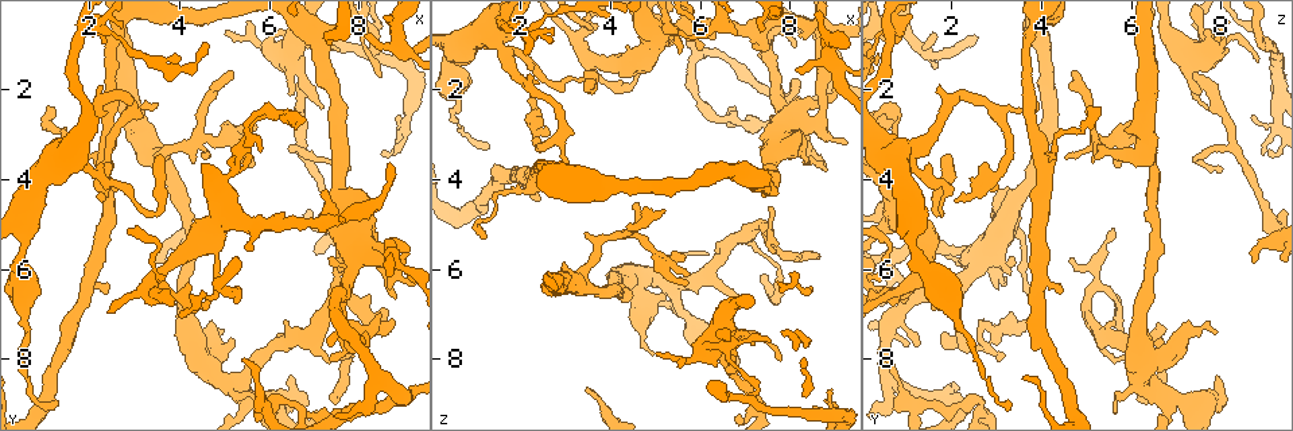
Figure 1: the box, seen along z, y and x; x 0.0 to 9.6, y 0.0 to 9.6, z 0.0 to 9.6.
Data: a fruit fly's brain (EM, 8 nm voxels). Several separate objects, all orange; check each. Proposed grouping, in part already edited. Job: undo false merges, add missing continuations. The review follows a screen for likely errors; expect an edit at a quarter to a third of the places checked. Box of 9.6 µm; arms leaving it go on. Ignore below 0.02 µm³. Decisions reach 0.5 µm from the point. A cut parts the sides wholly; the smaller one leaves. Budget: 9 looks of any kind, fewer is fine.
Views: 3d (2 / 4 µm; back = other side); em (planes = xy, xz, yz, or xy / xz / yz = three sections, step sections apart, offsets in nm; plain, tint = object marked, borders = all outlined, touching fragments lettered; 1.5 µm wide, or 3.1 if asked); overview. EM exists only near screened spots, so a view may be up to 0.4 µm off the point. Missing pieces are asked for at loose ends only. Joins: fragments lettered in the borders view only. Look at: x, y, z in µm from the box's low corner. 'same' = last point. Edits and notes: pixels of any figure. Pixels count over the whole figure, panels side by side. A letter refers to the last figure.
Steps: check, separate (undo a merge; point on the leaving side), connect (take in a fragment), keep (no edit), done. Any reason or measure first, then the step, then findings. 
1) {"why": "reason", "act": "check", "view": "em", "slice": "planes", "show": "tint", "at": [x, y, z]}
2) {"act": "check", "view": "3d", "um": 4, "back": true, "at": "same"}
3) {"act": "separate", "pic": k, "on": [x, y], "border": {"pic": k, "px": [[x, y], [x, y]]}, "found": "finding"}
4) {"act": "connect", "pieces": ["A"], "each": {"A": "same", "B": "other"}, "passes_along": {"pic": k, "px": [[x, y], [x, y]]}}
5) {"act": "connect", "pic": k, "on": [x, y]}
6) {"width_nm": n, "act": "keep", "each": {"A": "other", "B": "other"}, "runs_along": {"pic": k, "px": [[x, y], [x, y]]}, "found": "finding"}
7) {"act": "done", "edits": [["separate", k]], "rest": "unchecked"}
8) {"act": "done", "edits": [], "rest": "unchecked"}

{"why": "an open end", "act": "check", "view": "3d", "um": 2, "at": [2.25, 4.55, 2.05]}

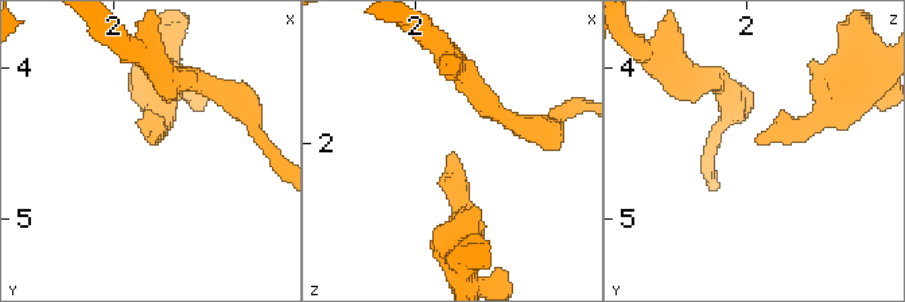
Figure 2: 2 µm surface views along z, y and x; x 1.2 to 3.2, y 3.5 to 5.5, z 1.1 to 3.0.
{"act": "check", "view": "em", "slice": "xy", "step": 8, "show": "borders", "at": [2.24, 4.48, 2.10]}

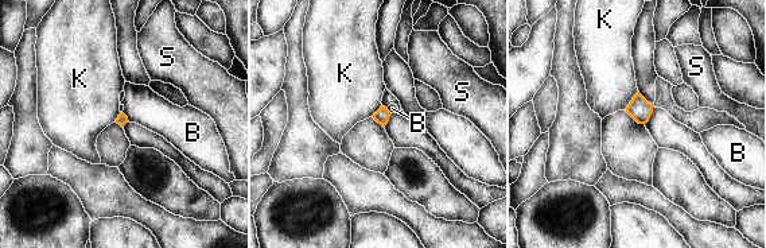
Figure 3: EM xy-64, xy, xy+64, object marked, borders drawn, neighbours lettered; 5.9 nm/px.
{"act": "keep", "each": {"B": "other", "K": "other", "S": "other"}, "border": {"pic": 3, "px": [[638, 92], [625, 109]]}, "found": "none of them fits"}

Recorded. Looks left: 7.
{"why": "arms run side by side", "act": "check", "view": "3d", "um": 2, "at": [1.90, 0.70, 0.60]}

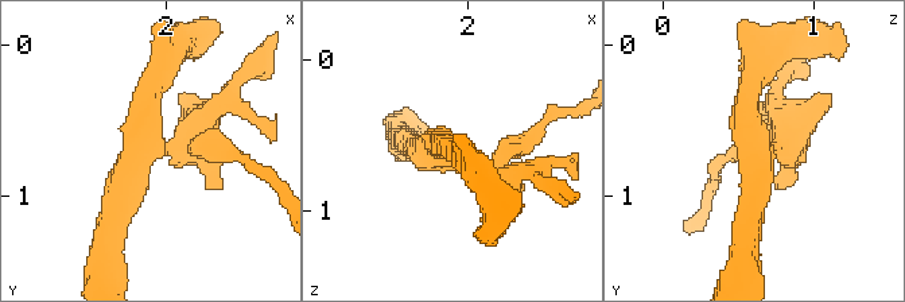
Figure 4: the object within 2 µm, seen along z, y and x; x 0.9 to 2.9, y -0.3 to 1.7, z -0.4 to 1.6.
{"arms": 4, "act": "check", "view": "em", "slice": "xz", "step": 8, "show": "tint", "at": [1.88, 0.70, 0.64]}

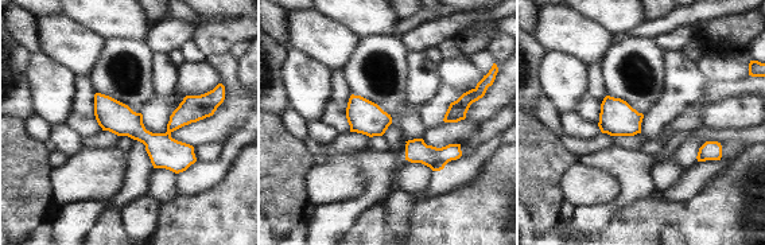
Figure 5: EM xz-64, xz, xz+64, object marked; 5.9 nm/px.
{"act": "check", "view": "em", "slice": "xy", "step": 8, "show": "borders", "at": "same"}

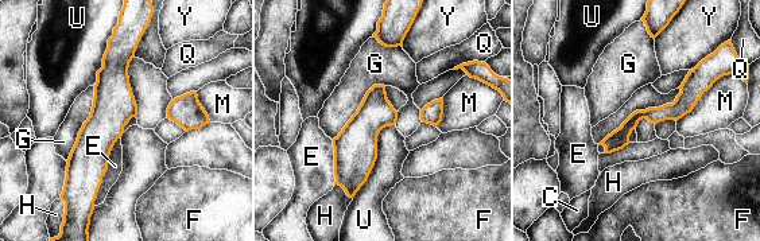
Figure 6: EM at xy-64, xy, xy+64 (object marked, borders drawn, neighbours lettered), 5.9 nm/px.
{"width_nm": 100, "act": "keep", "each": {"C": "other", "E": "other", "F": "other", "G": "other", "H": "other", "M": "other", "Q": "other", "U": "other", "Y": "other"}, "runs_along": {"pic": 6, "px": [[121, 37], [92, 194]]}, "found": "all the same neuron"}

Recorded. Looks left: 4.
{"act": "check", "view": "em", "slice": "planes", "show": "tint", "at": [5.25, 7.60, 6.55]}

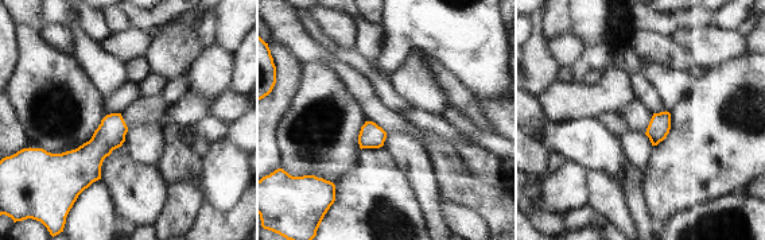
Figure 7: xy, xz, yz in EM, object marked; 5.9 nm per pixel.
{"why": "what lies round it", "act": "check", "view": "em", "slice": "planes", "show": "borders", "at": "same"}

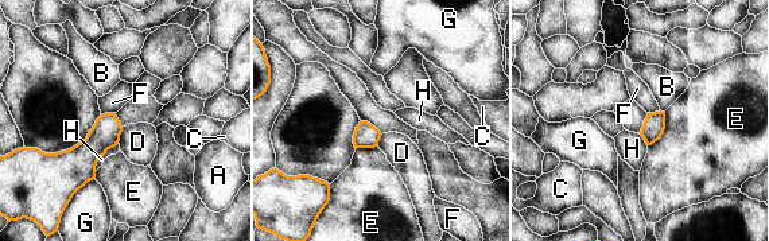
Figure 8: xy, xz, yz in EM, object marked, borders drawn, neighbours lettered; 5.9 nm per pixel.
{"act": "keep", "each": {"A": "other", "B": "other", "C": "other", "D": "other", "E": "other", "F": "other", "G": "other", "H": "other"}, "border": {"pic": 8, "px": [[123, 127], [117, 142]]}, "found": "none of them fits"}

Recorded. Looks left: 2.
{"why": "branch stops here", "act": "check", "view": "em", "slice": "planes", "show": "borders", "at": [8.75, 3.45, 8.90]}

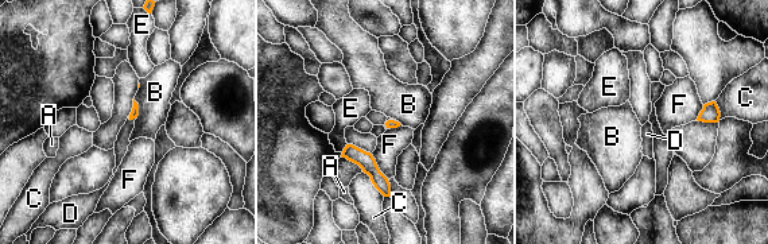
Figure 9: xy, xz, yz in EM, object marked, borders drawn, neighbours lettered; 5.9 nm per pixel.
{"longest_contact_nm": ["C", 200], "act": "connect", "pieces": ["D"], "each": {"A": "other", "B": "other", "C": "other", "D": "same", "E": "other", "F": "other"}, "passes_along": {"pic": 9, "px": [[135, 111], [132, 119], [121, 144]]}, "found": "the neuron continues"}

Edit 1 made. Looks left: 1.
{"act": "done", "edits": [["connect", 9]], "rest": "unchecked"}

